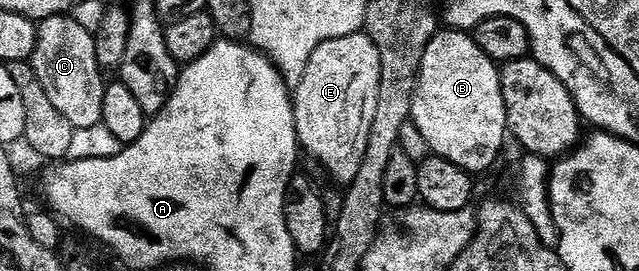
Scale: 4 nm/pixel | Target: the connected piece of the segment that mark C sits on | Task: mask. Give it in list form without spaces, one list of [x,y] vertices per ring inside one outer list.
[[[76,16],[48,17],[40,22],[31,64],[39,83],[47,91],[47,99],[55,103],[59,115],[73,129],[95,127],[103,119],[103,95],[107,84],[99,59],[95,55],[96,36],[78,23]]]

